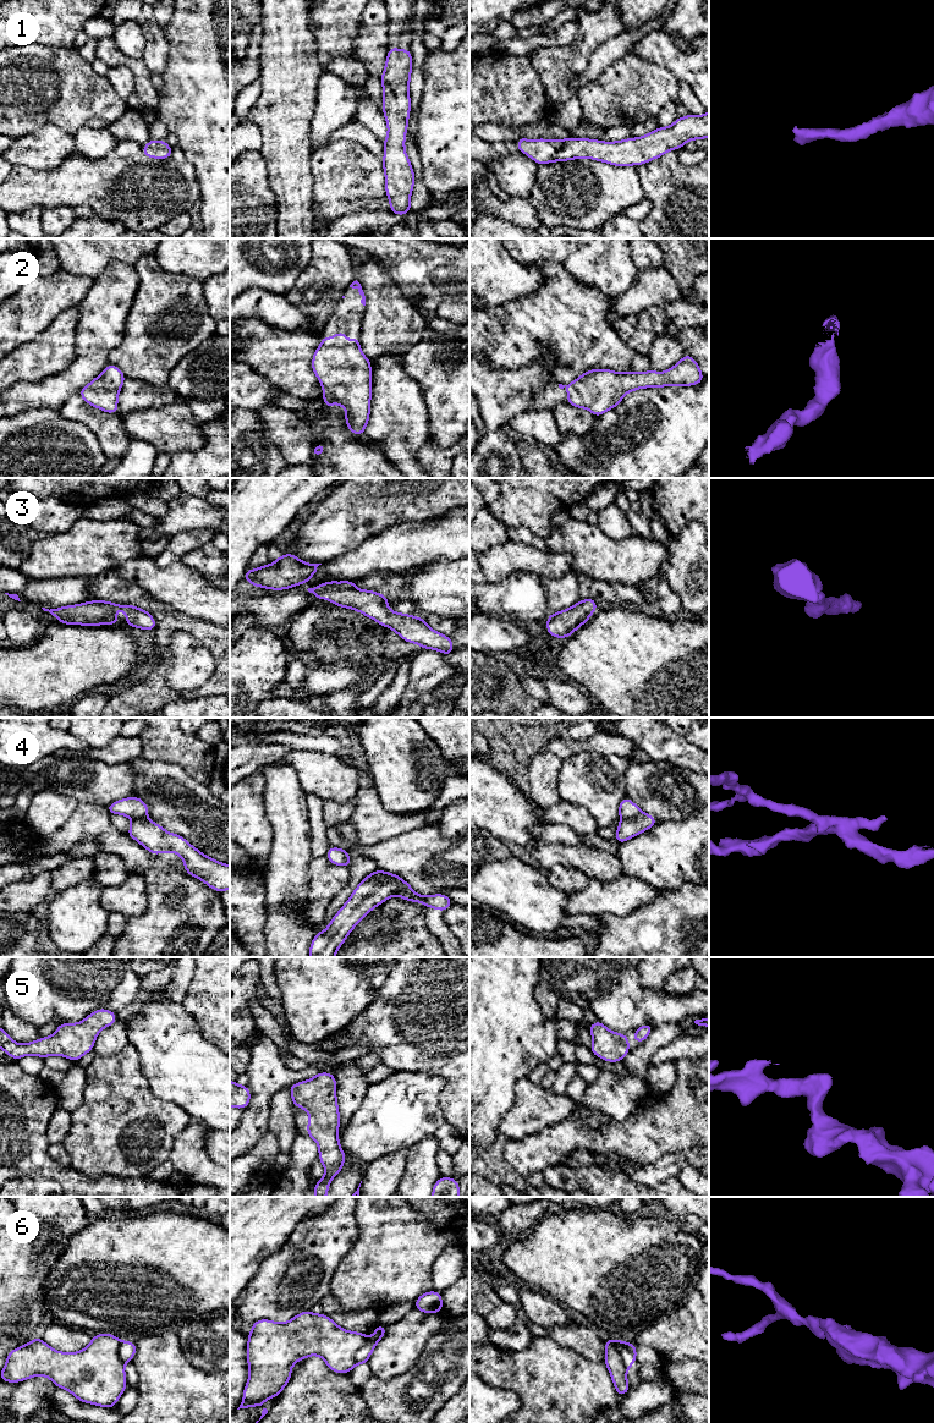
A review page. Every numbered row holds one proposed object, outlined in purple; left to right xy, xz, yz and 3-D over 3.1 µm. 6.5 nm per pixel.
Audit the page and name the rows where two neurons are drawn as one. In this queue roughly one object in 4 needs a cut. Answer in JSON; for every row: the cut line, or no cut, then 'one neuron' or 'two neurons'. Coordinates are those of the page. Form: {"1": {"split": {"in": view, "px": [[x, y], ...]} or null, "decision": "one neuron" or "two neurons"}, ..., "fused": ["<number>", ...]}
{"1": {"split": null, "decision": "one neuron"}, "2": {"split": null, "decision": "one neuron"}, "3": {"split": null, "decision": "one neuron"}, "4": {"split": {"in": "yz", "px": [[641, 812], [631, 818], [621, 819]]}, "decision": "two neurons"}, "5": {"split": null, "decision": "one neuron"}, "6": {"split": {"in": "yz", "px": [[619, 1344], [617, 1349], [626, 1369]]}, "decision": "two neurons"}, "fused": ["4", "6"]}

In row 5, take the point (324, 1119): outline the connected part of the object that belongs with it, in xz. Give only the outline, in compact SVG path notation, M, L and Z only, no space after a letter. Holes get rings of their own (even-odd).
M319 1072L308 1081L287 1087L291 1090L292 1105L303 1108L309 1115L307 1136L318 1143L318 1159L325 1169L324 1177L313 1187L315 1197L326 1197L331 1180L341 1171L346 1160L339 1143L336 1086L337 1081L331 1072Z

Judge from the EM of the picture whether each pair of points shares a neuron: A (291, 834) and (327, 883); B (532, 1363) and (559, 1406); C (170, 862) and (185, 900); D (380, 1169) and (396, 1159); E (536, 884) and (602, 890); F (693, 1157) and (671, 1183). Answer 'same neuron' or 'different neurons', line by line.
A: different neurons
B: same neuron
C: different neurons
D: same neuron
E: same neuron
F: different neurons

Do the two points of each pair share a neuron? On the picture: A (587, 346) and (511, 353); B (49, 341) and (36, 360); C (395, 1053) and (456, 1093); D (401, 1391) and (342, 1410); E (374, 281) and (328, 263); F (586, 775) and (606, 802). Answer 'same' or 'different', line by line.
A: same
B: same
C: same
D: different
E: different
F: same

